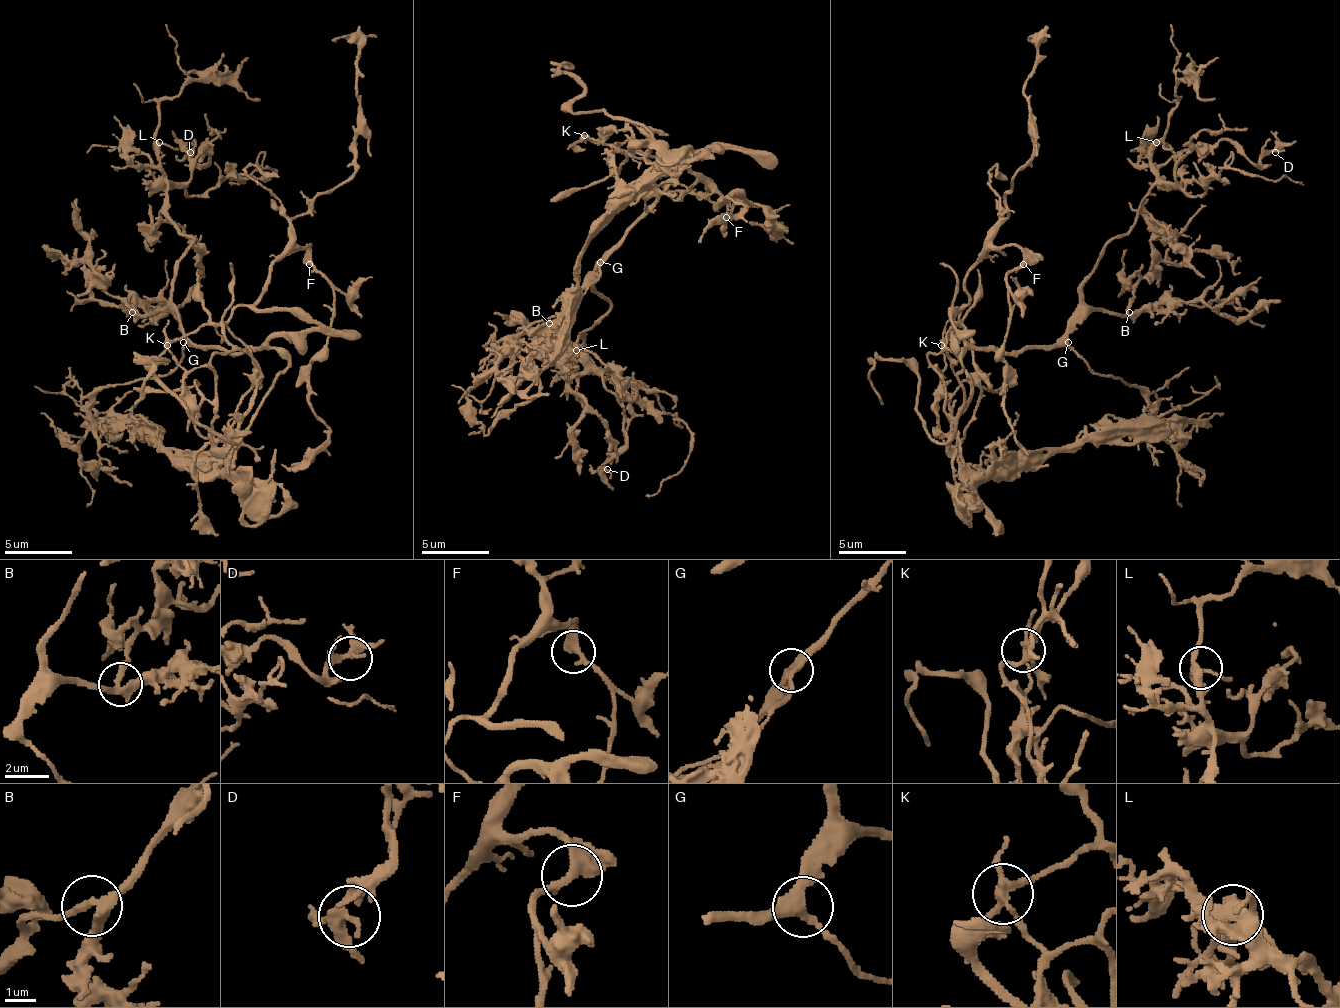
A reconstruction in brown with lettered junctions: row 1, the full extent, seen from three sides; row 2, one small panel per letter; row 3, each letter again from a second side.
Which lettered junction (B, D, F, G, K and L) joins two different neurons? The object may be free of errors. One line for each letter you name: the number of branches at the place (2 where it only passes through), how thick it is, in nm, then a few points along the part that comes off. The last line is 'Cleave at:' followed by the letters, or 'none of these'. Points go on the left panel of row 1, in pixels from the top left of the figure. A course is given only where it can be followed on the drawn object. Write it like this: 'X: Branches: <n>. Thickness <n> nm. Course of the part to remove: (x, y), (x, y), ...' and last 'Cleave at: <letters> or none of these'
K: Branches: 4. Thickness 240 nm. Course of the part to remove: (166, 346), (186, 370), (214, 373), (214, 434), (231, 451), (227, 475), (241, 485), (125, 421), (74, 414)
Cleave at: K

